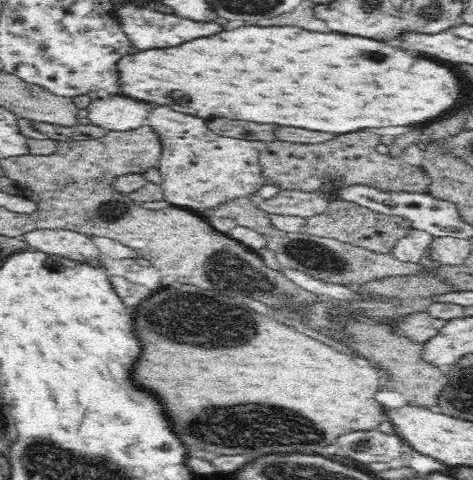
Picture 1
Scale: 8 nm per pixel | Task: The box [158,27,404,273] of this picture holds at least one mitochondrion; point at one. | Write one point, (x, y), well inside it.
(360, 56)

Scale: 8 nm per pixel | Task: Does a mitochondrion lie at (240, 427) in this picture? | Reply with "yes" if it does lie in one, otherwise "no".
yes

